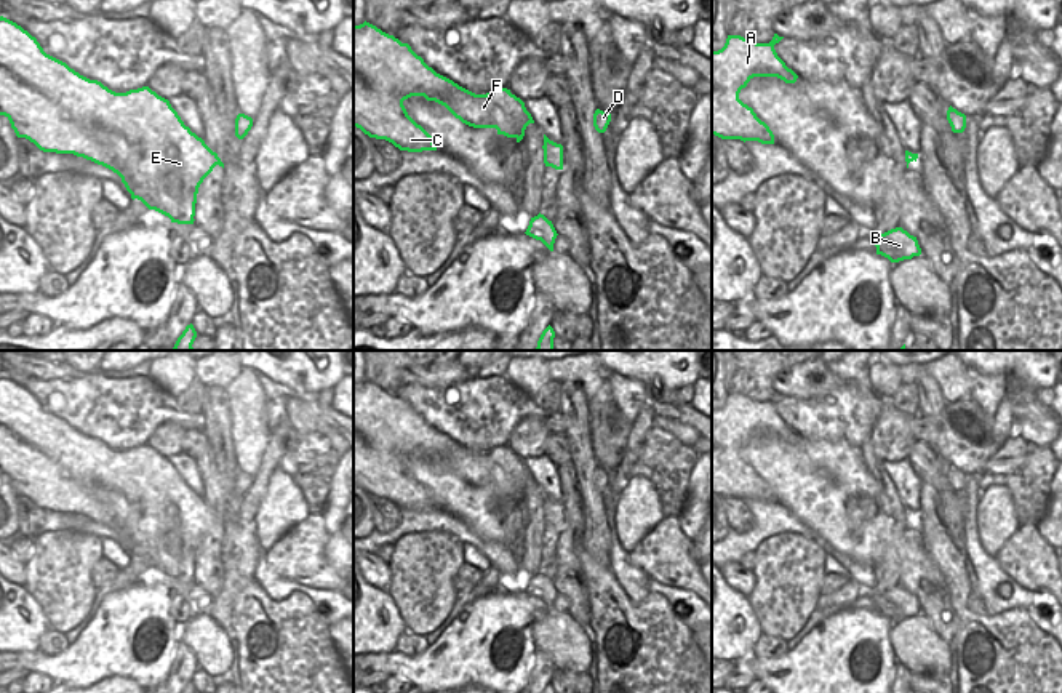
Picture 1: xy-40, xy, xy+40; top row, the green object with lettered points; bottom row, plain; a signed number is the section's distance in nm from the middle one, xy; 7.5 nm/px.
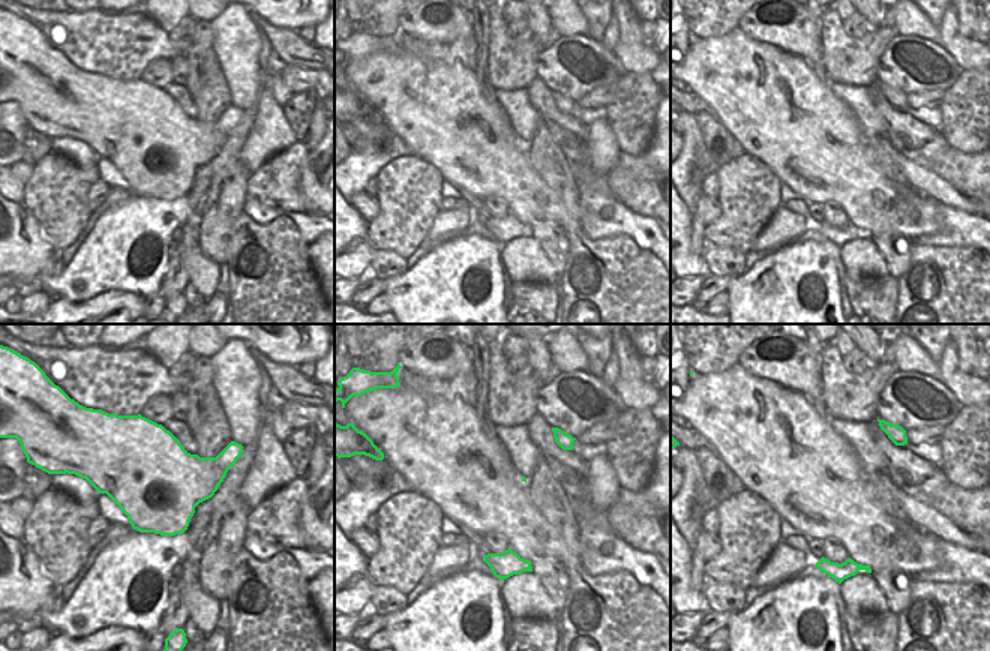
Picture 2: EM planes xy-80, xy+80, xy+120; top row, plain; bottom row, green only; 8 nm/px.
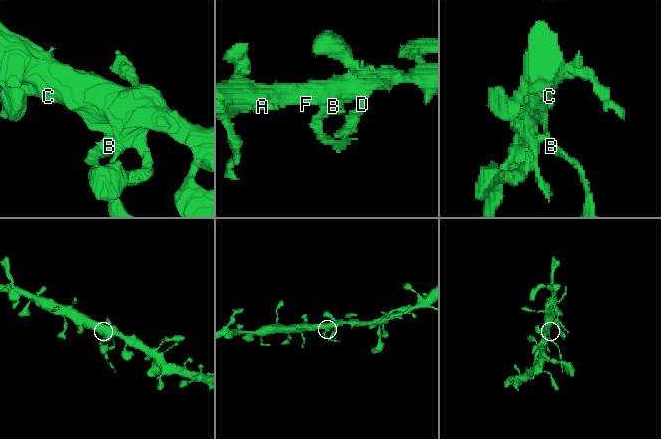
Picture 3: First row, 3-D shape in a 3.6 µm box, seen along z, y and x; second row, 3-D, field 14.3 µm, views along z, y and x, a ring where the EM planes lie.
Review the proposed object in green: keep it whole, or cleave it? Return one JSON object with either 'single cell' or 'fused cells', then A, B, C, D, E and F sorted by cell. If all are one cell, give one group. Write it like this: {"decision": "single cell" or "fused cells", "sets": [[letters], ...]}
{"decision": "fused cells", "sets": [["A", "C", "D", "E", "F"], ["B"]]}

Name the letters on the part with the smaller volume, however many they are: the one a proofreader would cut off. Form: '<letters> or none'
B

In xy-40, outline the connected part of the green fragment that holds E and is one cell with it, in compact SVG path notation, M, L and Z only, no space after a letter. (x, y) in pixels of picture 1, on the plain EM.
M0 375L0 474L5 474L18 496L26 496L43 511L74 512L102 523L122 536L131 557L141 559L178 583L194 583L198 546L216 523L224 522L202 496L184 483L170 459L149 445L115 451L90 439L66 421L46 413L35 395L16 381Z

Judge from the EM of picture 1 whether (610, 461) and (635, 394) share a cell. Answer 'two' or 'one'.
two

